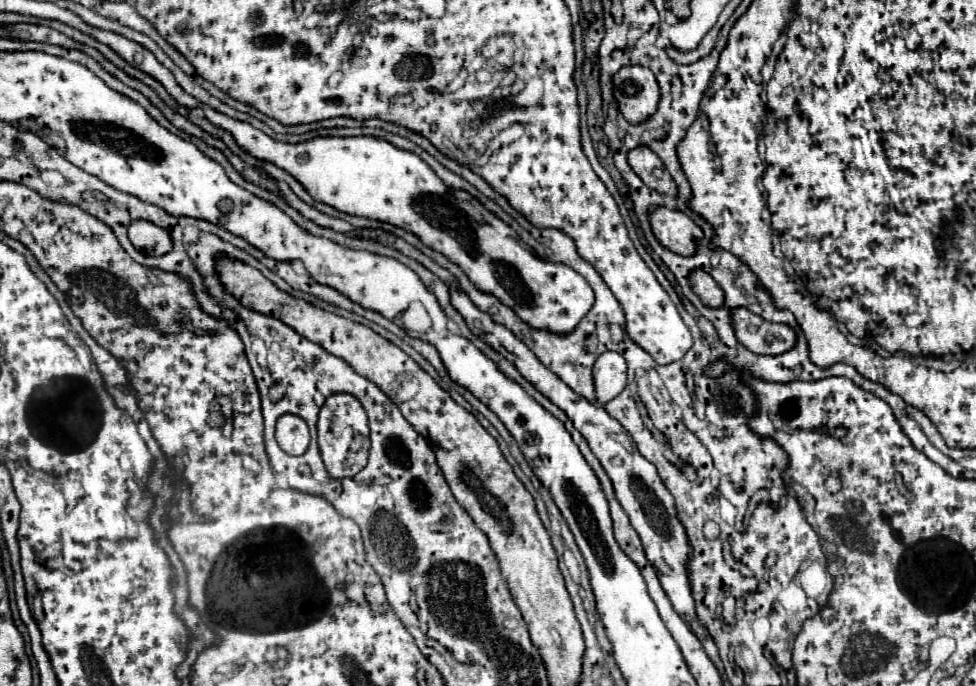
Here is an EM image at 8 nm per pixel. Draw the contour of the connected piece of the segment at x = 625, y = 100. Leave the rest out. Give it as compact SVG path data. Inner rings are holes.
M623 66L613 76L613 96L623 118L631 124L639 124L655 112L659 102L659 86L649 68Z

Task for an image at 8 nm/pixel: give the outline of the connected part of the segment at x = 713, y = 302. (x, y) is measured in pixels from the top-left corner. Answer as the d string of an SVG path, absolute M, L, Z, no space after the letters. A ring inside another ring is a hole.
M693 270L691 276L691 288L693 292L701 298L701 302L705 306L711 306L711 308L719 308L723 304L723 290L719 288L719 284L703 270Z

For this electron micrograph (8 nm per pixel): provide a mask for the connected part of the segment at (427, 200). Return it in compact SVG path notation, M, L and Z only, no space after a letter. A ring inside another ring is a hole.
M147 50L141 70L159 80L167 92L187 108L201 108L211 124L233 134L239 146L259 160L273 162L287 170L295 180L307 188L309 194L321 198L329 206L337 206L347 214L365 214L371 220L385 220L405 228L429 244L435 252L449 256L469 280L483 292L495 294L503 304L513 308L521 320L557 334L571 332L579 320L591 310L595 298L587 280L565 264L553 264L533 254L511 226L499 220L483 206L483 226L477 224L467 212L465 202L475 204L475 198L465 190L445 186L445 182L423 162L417 154L401 150L377 136L317 136L297 144L285 144L269 138L247 122L233 120L211 106L201 104L189 96L173 78L173 74L155 60Z

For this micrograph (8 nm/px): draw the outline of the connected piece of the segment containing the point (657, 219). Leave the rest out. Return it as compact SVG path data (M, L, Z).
M659 206L649 214L649 222L655 238L681 256L691 256L695 252L697 242L703 238L701 228L683 212L671 210L667 206Z

